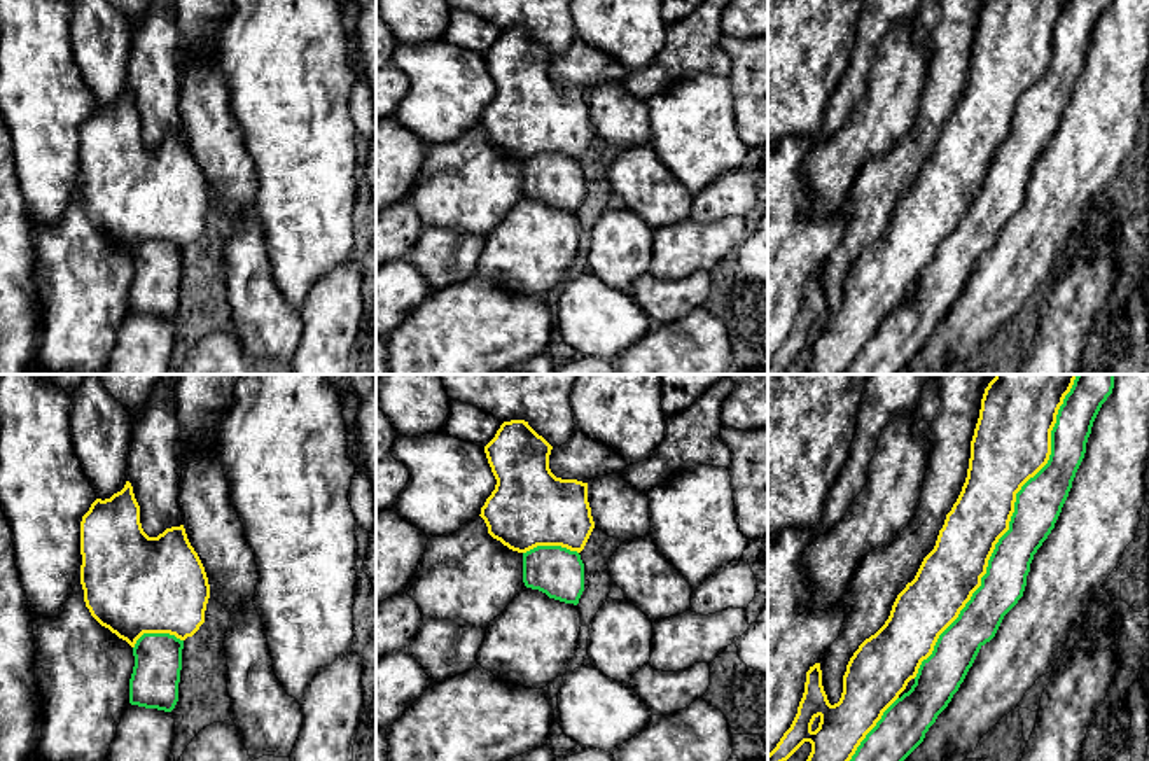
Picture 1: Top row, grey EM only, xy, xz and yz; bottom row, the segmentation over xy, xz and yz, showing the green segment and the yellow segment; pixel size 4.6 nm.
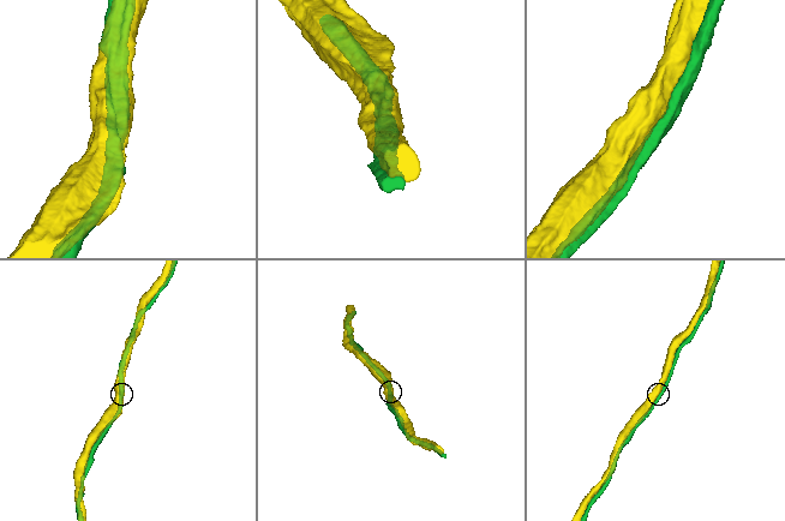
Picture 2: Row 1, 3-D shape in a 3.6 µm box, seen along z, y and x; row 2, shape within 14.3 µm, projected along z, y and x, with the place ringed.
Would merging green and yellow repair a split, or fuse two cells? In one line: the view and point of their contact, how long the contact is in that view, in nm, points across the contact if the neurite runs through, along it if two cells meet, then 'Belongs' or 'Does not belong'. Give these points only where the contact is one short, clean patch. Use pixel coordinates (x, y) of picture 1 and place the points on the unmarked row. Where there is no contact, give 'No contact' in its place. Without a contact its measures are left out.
Touches green at yz (1002, 144). Shared border 1500 nm. Belongs

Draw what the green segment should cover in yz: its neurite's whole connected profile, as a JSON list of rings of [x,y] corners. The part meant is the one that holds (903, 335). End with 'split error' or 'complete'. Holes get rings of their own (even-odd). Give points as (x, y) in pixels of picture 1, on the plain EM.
[[[985,0],[971,49],[962,100],[946,122],[934,157],[915,187],[897,203],[885,233],[853,261],[843,283],[843,301],[831,313],[820,271],[806,280],[804,301],[790,336],[768,362],[768,374],[787,369],[804,350],[811,360],[804,374],[899,374],[925,346],[937,324],[964,290],[979,257],[990,250],[1004,224],[1027,194],[1034,163],[1048,147],[1084,66],[1093,30],[1112,0]]]; split error

